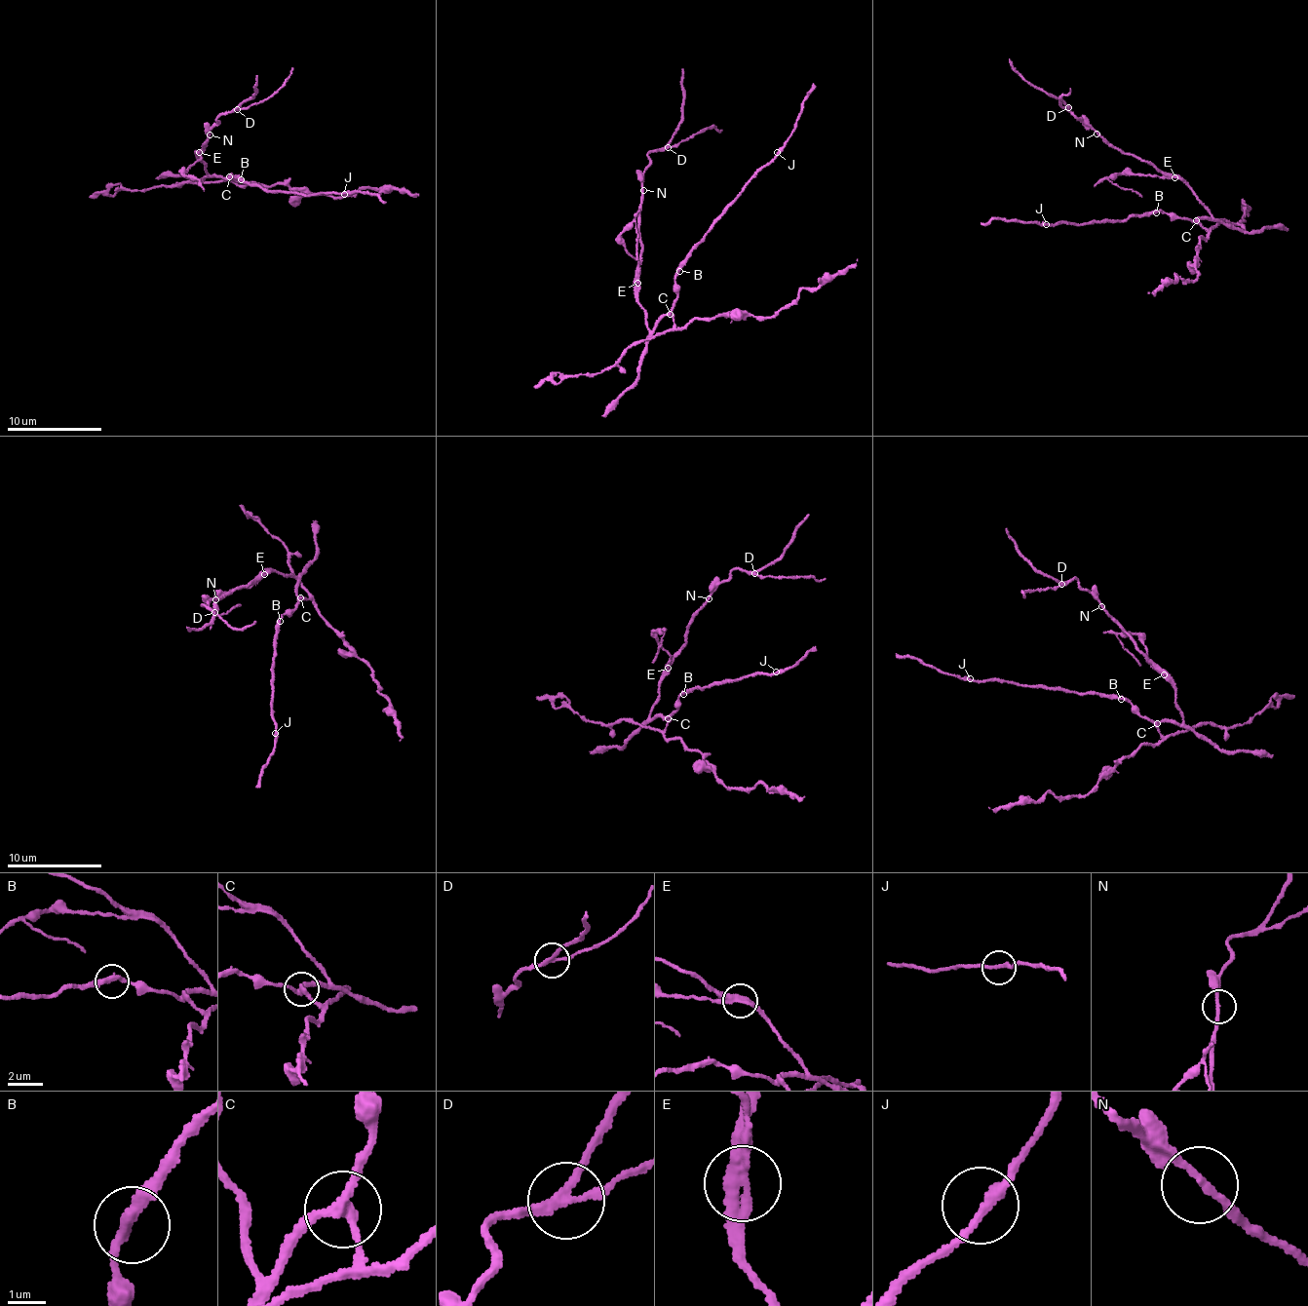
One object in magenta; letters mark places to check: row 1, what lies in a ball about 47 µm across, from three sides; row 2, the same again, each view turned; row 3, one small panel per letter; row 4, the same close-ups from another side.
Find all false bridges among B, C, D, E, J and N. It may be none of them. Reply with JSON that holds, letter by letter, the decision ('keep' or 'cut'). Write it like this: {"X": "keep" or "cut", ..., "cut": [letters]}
{"B": "keep", "C": "cut", "D": "cut", "E": "cut", "J": "keep", "N": "keep", "cut": ["C", "D", "E"]}

